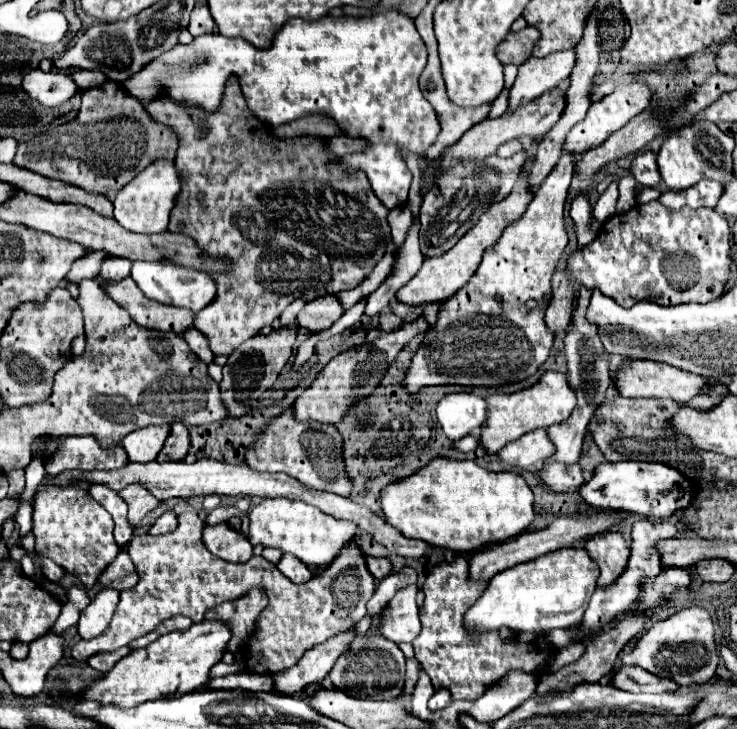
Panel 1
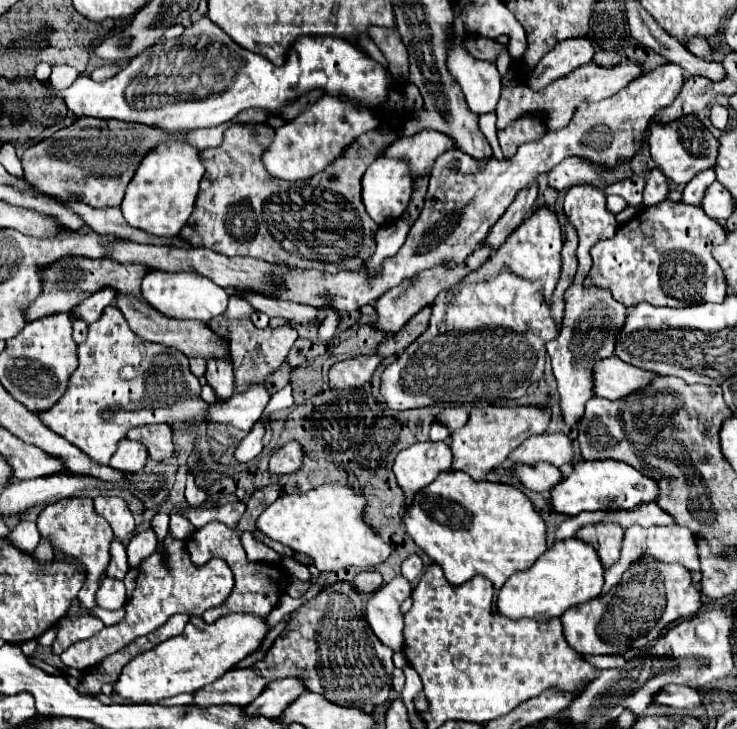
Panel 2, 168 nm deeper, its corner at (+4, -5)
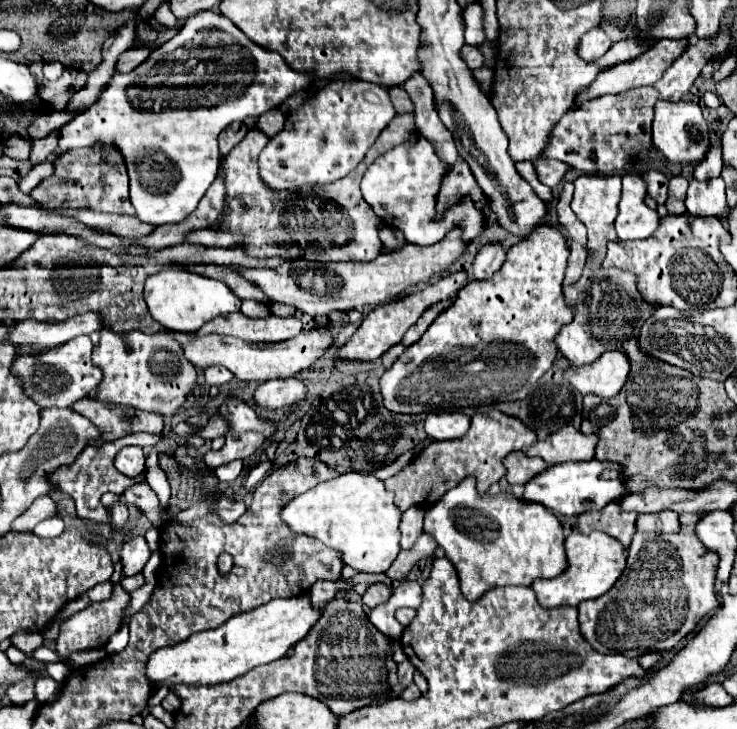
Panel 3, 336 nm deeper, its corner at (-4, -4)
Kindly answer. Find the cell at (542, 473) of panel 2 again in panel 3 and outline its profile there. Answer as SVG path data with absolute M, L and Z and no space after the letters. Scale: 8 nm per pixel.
M522 450L508 454L504 458L504 466L506 466L506 480L510 484L526 484L528 480L532 480L532 476L536 476L544 468L548 468L548 464L544 460L530 458Z

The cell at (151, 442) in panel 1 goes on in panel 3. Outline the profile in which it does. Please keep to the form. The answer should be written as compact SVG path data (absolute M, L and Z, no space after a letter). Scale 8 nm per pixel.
M126 446L122 448L116 458L114 458L114 466L118 472L122 472L124 476L138 476L144 470L144 452L138 446Z

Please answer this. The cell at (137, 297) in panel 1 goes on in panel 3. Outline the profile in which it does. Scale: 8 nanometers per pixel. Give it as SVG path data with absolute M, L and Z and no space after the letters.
M312 328L308 332L300 332L292 340L282 340L276 344L248 342L248 340L240 340L232 336L218 336L218 334L210 334L204 338L196 338L196 334L182 334L182 332L166 332L166 334L172 334L182 344L188 362L192 362L196 368L208 368L208 366L220 364L232 370L236 378L248 380L248 382L290 378L302 370L312 368L314 360L324 356L324 352L334 344L334 336L326 328Z

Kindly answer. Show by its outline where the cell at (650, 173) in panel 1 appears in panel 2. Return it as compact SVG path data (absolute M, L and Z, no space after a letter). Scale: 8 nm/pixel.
M650 169L644 173L646 187L644 187L644 205L656 205L666 199L668 193L668 179L660 173L660 169Z

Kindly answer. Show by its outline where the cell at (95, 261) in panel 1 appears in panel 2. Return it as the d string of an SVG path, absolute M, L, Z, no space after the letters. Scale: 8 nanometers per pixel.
M64 257L62 261L50 265L44 271L44 291L42 295L30 305L28 309L28 321L54 315L60 311L72 311L78 303L82 303L86 297L96 293L102 287L112 287L120 293L134 293L140 295L140 279L148 273L144 265L136 263L118 263L112 259L88 259L88 257Z

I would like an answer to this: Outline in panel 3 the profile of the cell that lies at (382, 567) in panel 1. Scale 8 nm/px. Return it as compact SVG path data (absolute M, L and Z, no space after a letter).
M372 584L372 586L368 586L366 594L362 596L362 602L368 608L376 608L378 604L384 604L384 600L390 598L390 594L392 592L388 590L388 586L384 586L384 584Z

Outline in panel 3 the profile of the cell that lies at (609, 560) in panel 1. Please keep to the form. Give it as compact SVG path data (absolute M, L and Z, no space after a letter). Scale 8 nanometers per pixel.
M612 502L606 504L606 508L602 510L580 514L576 526L582 534L588 534L592 530L608 532L612 538L620 540L628 548L632 534L636 532L636 516L636 512L620 512L620 504Z

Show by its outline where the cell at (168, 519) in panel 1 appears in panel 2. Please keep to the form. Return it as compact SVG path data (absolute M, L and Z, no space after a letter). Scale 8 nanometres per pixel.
M146 529L146 531L140 531L138 535L134 535L130 539L128 547L126 547L126 551L128 551L128 565L134 567L142 559L150 557L156 551L156 545L158 545L158 537L156 537L154 529Z

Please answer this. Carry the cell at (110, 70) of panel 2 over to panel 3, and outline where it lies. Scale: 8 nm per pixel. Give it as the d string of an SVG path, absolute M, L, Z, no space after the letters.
M130 48L126 50L118 62L116 62L116 72L132 72L136 66L140 66L148 56L150 56L150 48Z

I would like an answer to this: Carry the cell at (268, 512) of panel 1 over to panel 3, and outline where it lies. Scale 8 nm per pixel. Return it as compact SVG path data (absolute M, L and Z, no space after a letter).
M348 472L320 482L316 488L296 496L284 506L282 518L294 532L312 536L328 548L342 550L344 564L360 572L386 572L400 552L398 524L402 512L394 504L392 492L384 488L384 482L368 474Z

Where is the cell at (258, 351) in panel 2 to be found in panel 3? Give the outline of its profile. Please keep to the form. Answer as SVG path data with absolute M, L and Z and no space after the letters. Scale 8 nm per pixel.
M230 312L216 316L206 322L196 336L206 336L210 332L226 332L230 336L250 340L250 342L276 342L288 340L302 332L302 322L296 316L266 316L266 318L248 318L242 312Z

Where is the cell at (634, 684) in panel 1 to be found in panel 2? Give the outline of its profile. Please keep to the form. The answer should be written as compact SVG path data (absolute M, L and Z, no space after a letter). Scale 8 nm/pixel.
M666 685L660 693L656 693L654 703L662 703L676 709L694 709L700 705L700 695L696 689L686 685Z

